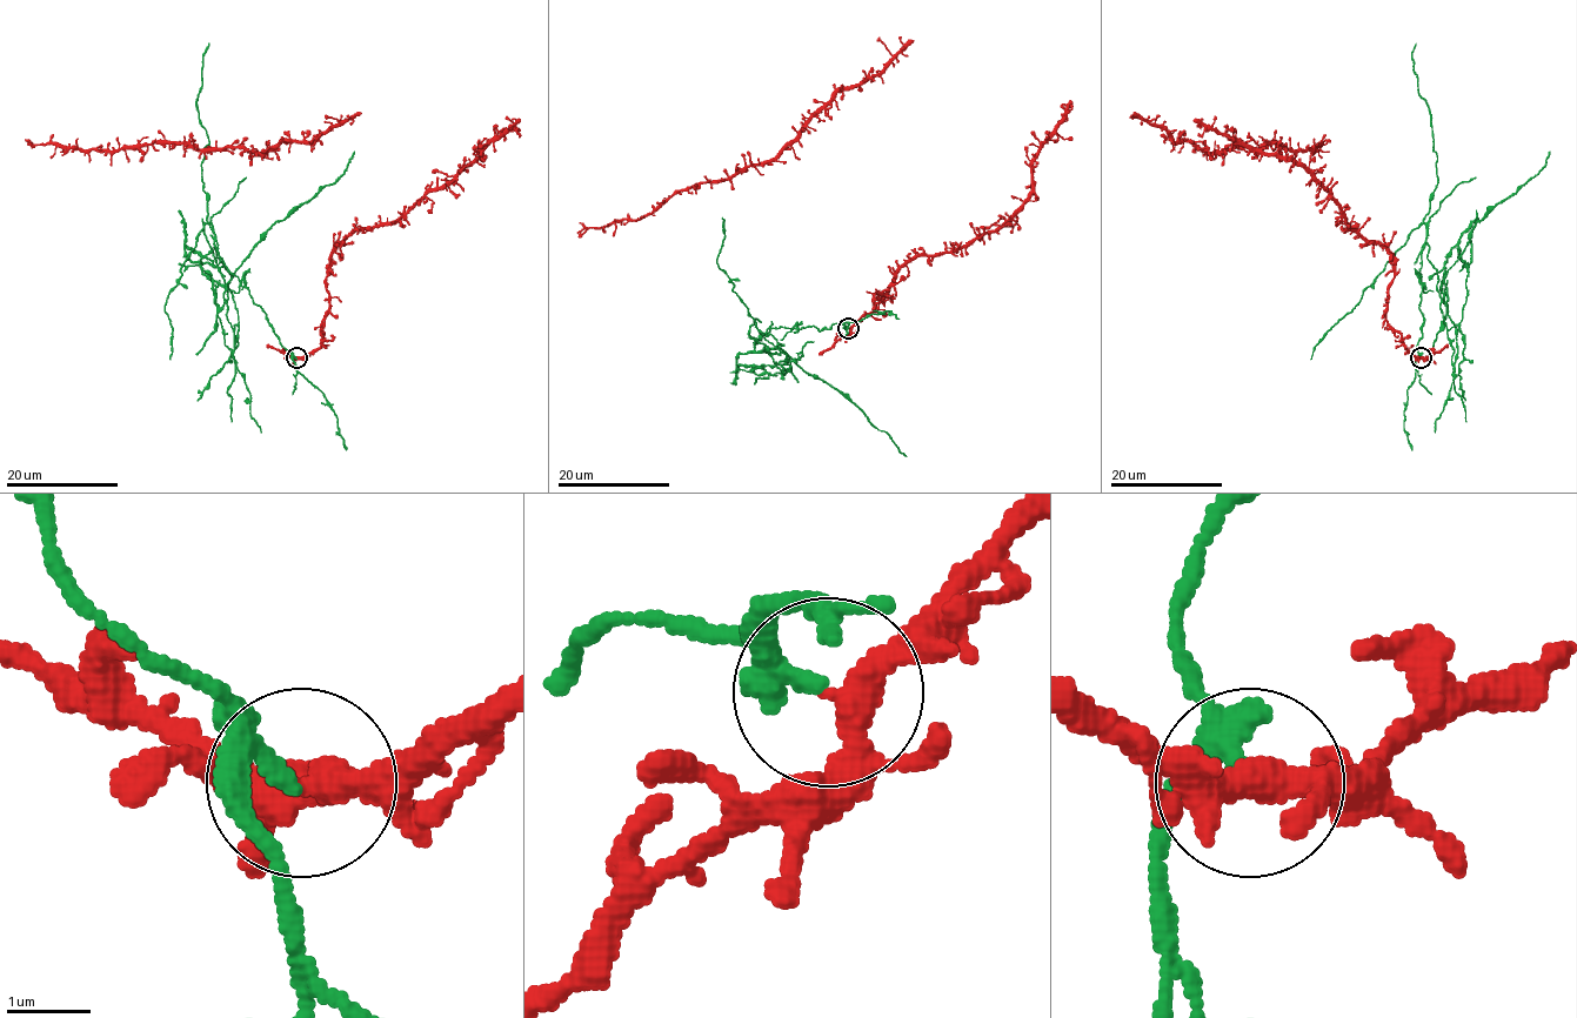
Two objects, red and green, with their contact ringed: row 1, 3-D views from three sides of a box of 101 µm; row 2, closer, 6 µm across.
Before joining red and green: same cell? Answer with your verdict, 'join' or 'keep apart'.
keep apart

